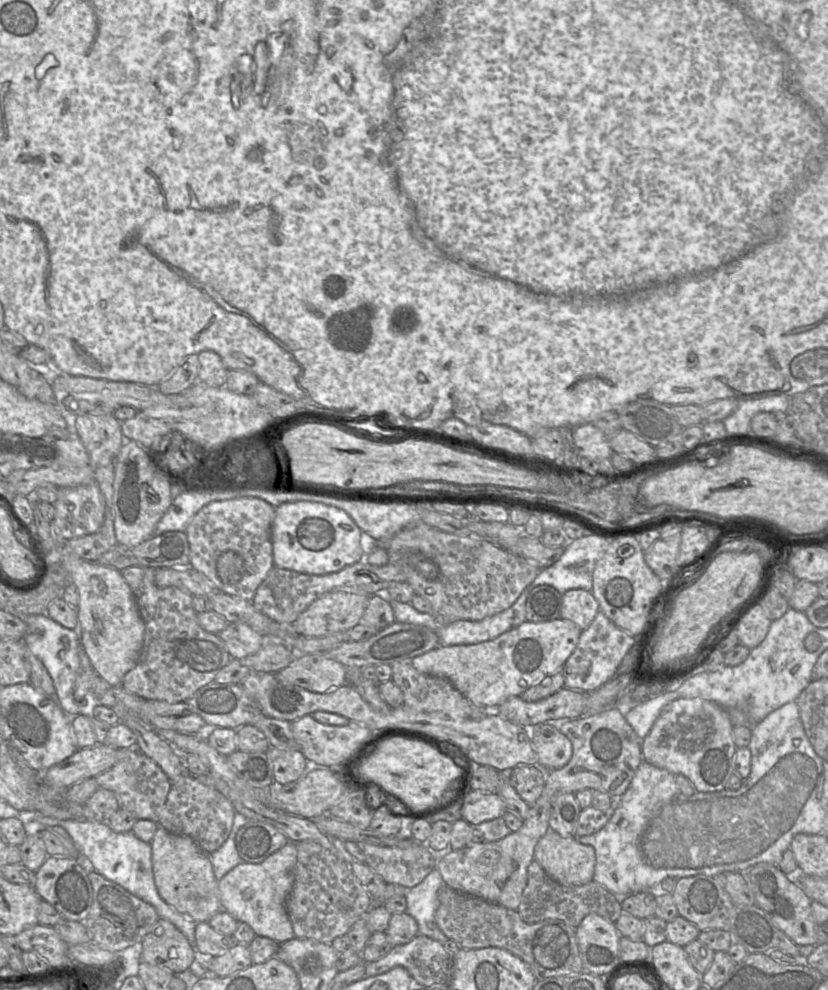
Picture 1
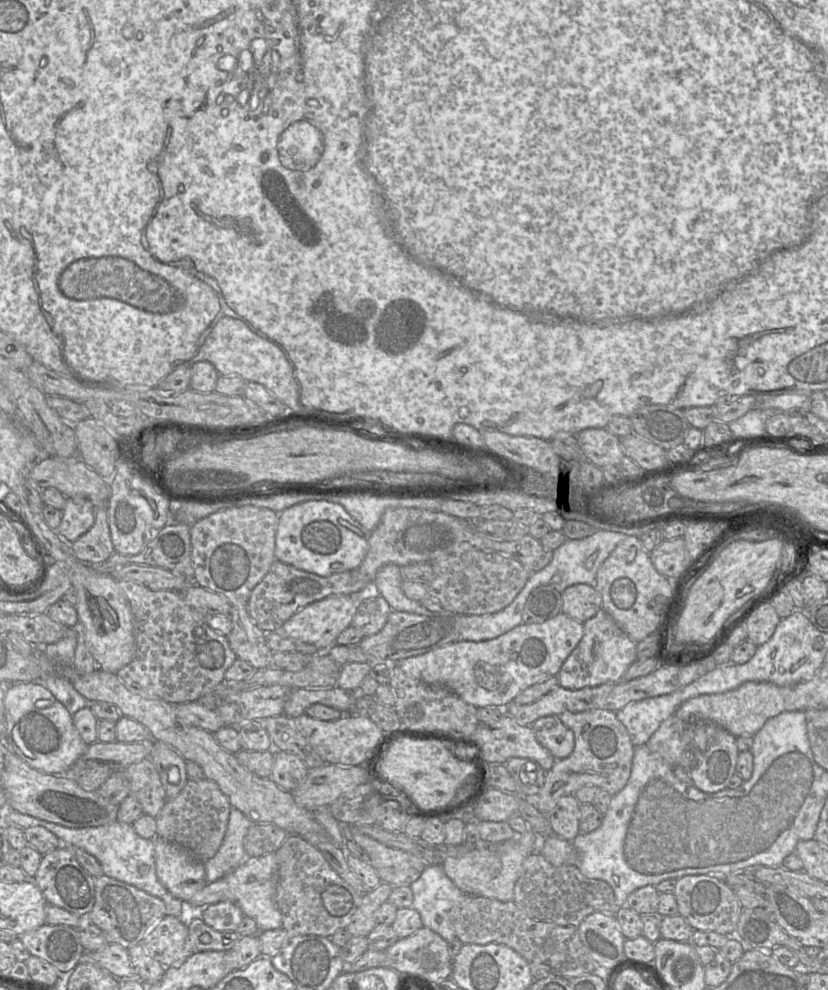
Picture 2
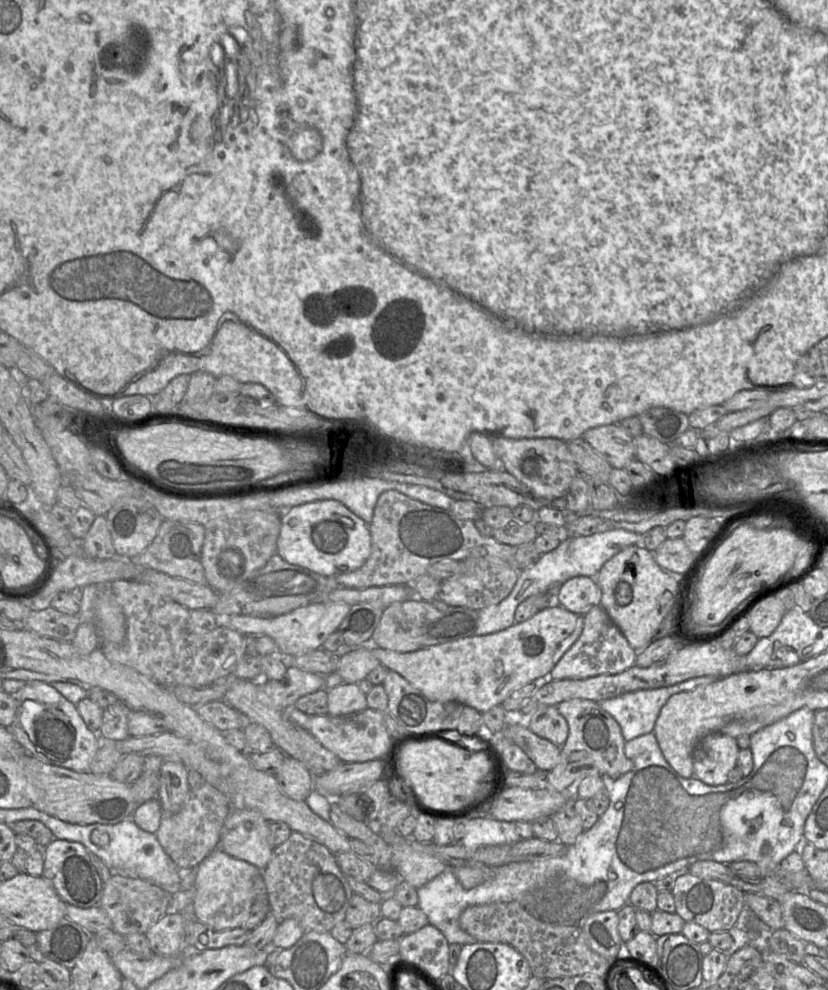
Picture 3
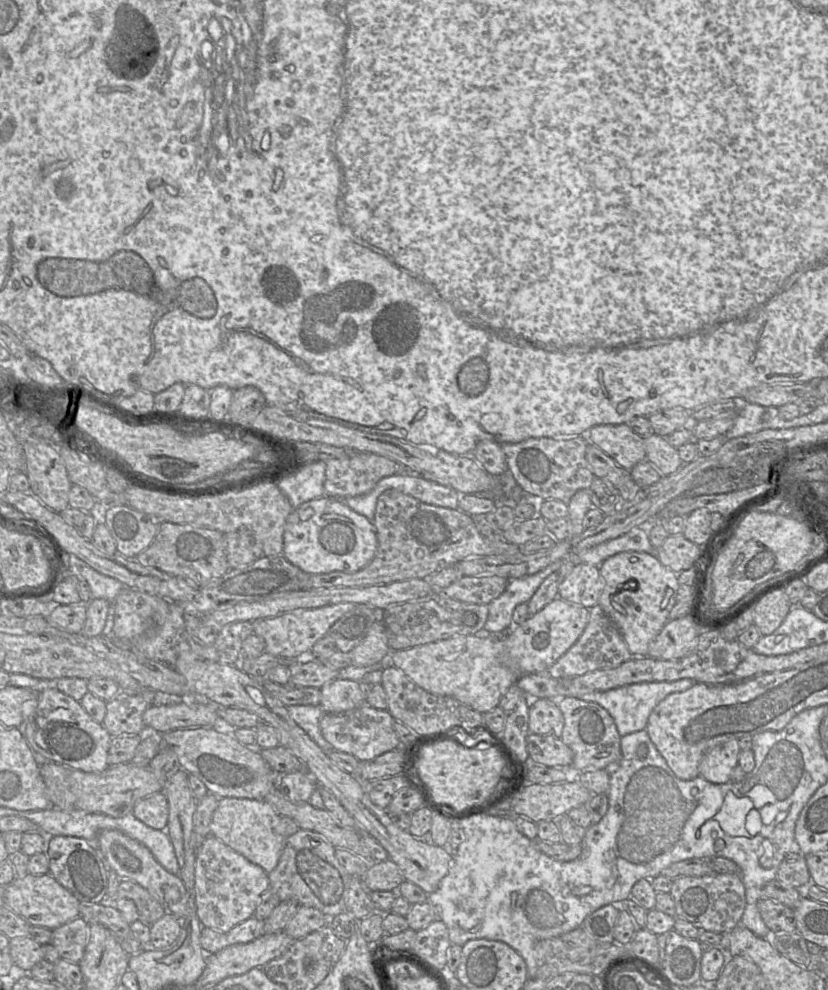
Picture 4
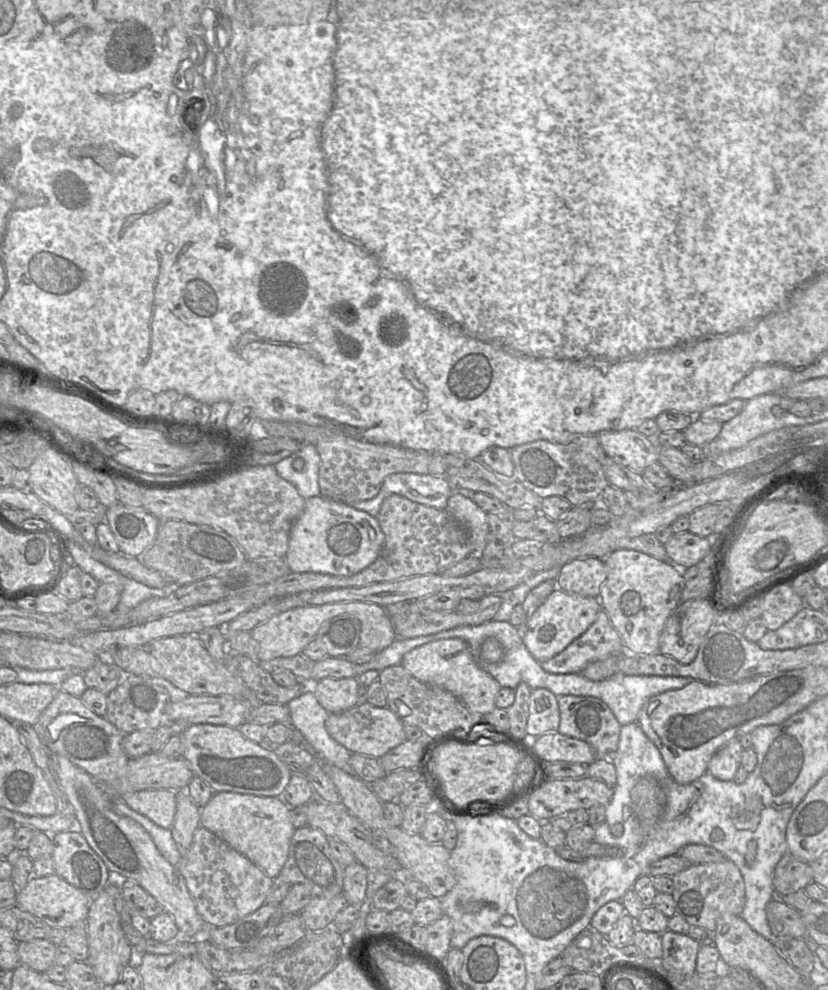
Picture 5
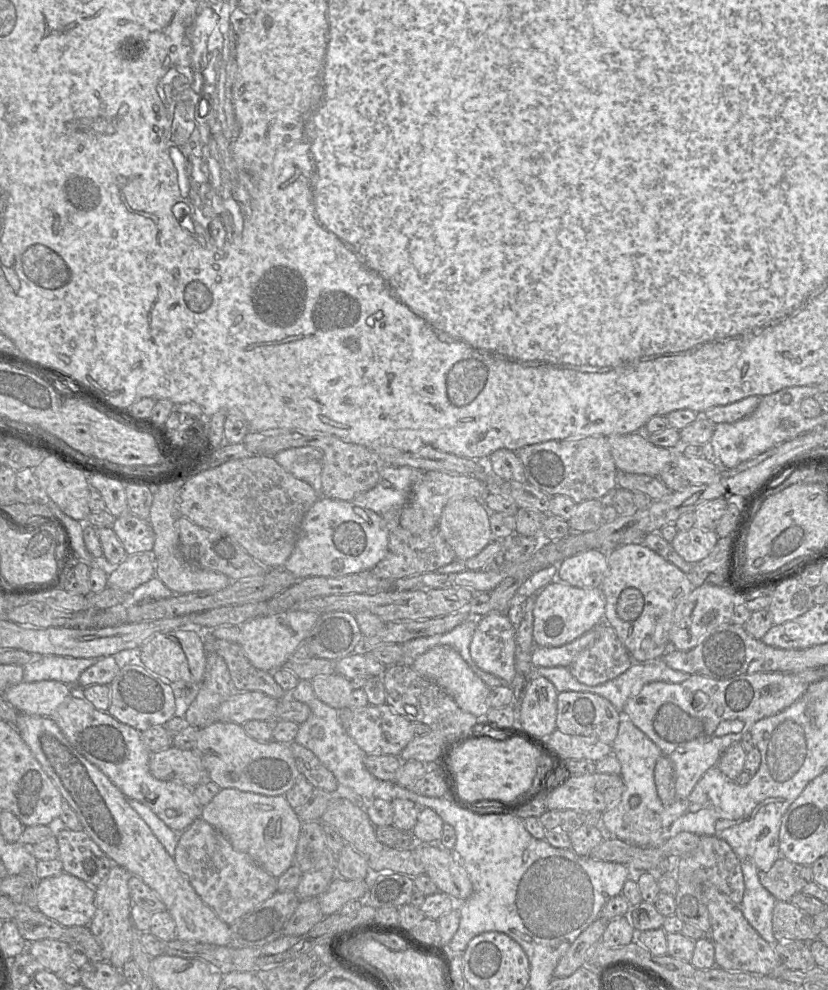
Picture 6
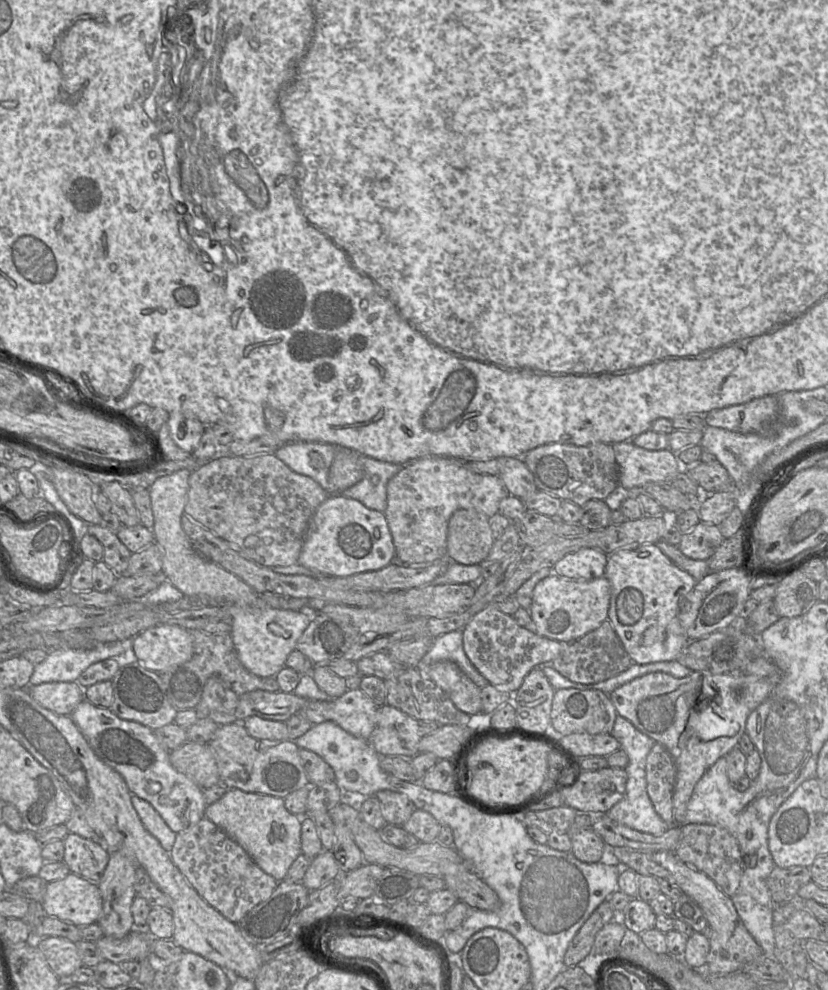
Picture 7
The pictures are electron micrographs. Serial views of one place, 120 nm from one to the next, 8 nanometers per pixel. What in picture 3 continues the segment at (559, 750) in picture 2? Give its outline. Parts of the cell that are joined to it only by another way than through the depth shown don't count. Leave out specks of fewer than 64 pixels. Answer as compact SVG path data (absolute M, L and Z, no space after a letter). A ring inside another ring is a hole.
M541 706L525 720L527 727L537 736L562 747L568 737L568 724L557 706Z

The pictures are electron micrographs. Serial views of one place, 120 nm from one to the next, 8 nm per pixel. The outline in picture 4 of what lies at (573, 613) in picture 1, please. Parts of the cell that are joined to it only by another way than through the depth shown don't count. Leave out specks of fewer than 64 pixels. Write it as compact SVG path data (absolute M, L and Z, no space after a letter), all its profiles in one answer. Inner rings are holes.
M577 562L560 584L558 597L591 609L599 603L603 589L599 566Z

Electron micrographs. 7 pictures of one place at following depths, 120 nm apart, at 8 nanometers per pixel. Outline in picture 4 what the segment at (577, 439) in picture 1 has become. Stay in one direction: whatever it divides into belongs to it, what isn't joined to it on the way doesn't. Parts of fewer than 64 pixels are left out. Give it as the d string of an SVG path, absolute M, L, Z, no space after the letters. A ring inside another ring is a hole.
M627 424L598 425L588 430L585 436L589 445L595 445L628 471L646 460L644 438Z

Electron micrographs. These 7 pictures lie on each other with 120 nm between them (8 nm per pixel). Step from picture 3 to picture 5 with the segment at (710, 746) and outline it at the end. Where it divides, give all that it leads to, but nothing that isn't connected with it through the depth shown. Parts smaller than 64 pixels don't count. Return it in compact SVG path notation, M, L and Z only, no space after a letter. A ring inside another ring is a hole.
M739 738L730 740L714 754L707 771L719 780L732 780L741 765L743 750Z

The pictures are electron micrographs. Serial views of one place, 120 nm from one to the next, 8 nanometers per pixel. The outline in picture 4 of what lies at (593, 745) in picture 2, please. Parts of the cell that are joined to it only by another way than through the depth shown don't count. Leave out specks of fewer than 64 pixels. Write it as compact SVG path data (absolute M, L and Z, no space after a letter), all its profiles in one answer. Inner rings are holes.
M557 697L558 707L564 716L561 740L572 750L570 773L585 770L607 769L610 772L621 759L621 736L609 712L594 702L574 697Z

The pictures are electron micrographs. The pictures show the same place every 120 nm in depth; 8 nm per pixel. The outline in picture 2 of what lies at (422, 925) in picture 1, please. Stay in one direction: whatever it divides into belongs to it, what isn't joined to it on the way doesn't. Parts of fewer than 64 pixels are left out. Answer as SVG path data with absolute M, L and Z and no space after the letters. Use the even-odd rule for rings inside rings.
M427 865L420 877L415 880L410 888L413 892L412 908L421 917L424 927L439 934L445 941L457 938L452 924L452 909L465 899L463 893L446 875L441 865Z

